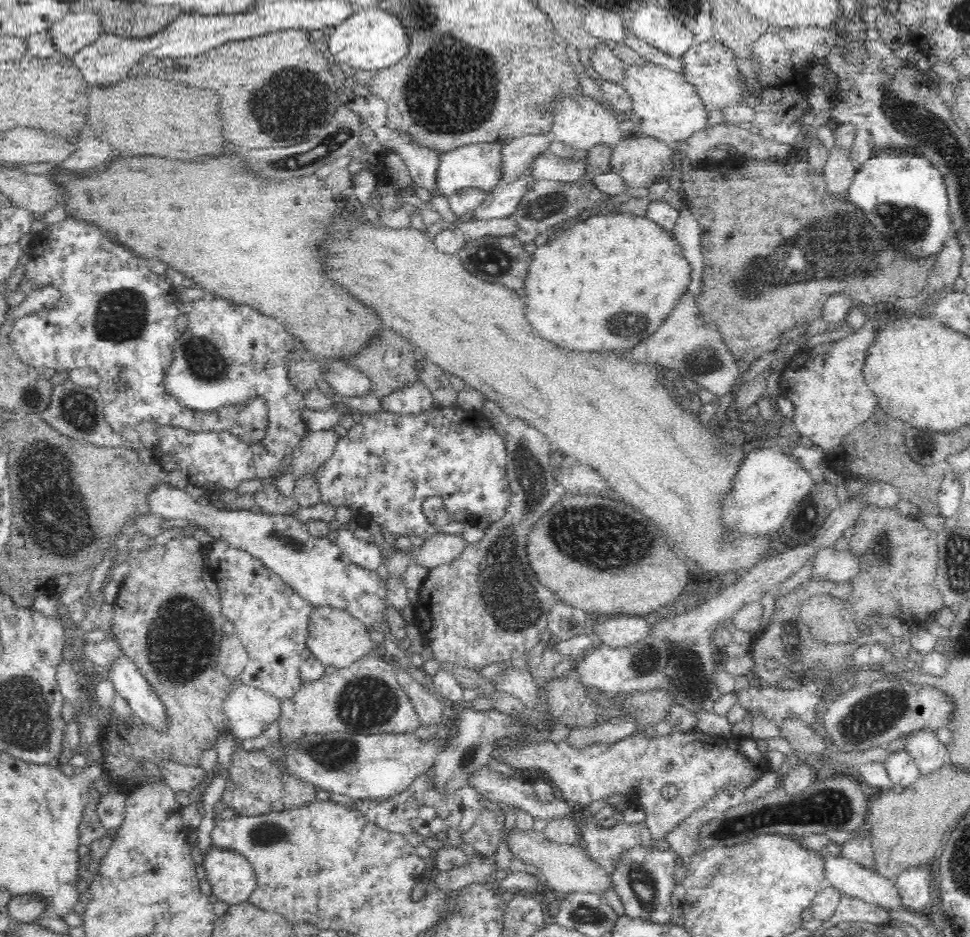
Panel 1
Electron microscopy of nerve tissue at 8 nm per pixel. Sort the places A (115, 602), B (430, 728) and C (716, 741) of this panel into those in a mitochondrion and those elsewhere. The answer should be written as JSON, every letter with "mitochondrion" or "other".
{"A":"other","B":"other","C":"other"}

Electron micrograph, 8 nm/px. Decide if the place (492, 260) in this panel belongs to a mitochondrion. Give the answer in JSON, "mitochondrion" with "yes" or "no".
{"mitochondrion":"yes"}

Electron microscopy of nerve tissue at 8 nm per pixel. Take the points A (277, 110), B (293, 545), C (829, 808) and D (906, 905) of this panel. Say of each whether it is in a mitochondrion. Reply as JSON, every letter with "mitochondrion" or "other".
{"A":"mitochondrion","B":"mitochondrion","C":"mitochondrion","D":"other"}

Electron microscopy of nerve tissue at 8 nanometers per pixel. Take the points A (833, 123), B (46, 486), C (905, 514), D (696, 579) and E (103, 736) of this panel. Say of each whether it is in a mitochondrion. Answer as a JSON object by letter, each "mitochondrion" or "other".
{"A":"other","B":"mitochondrion","C":"other","D":"other","E":"other"}

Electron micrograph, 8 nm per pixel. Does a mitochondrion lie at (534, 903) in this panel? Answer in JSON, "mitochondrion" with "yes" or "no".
{"mitochondrion":"no"}

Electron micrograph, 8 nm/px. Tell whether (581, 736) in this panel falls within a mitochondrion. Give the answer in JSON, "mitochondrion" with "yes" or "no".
{"mitochondrion":"no"}

